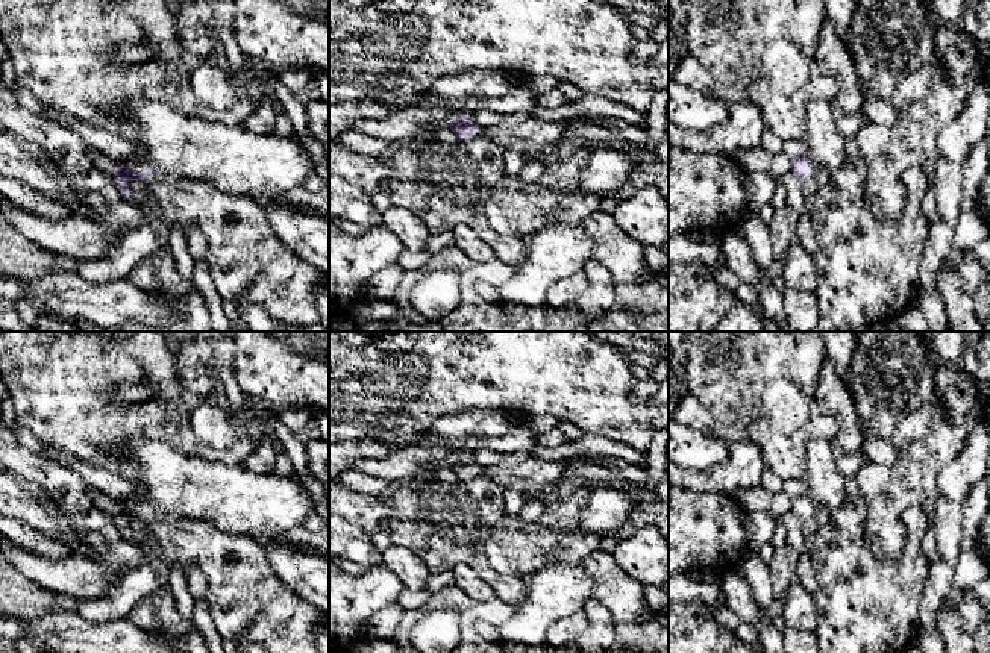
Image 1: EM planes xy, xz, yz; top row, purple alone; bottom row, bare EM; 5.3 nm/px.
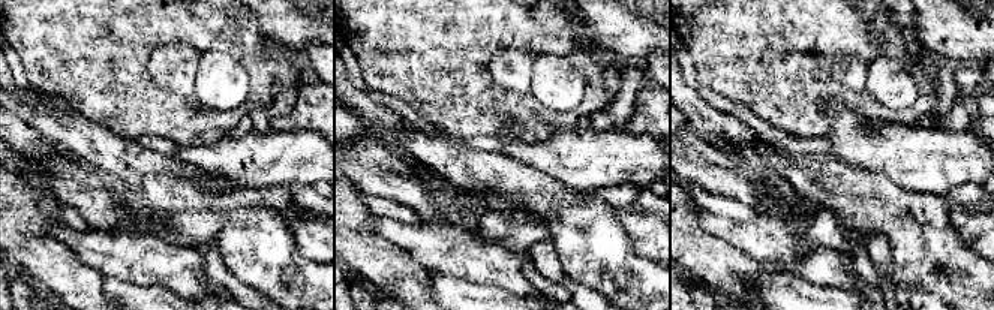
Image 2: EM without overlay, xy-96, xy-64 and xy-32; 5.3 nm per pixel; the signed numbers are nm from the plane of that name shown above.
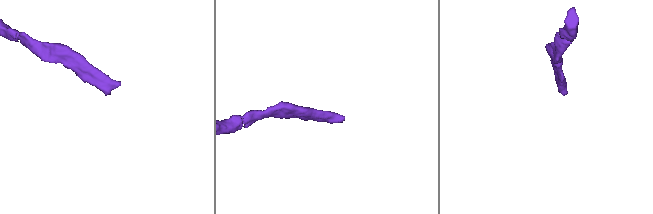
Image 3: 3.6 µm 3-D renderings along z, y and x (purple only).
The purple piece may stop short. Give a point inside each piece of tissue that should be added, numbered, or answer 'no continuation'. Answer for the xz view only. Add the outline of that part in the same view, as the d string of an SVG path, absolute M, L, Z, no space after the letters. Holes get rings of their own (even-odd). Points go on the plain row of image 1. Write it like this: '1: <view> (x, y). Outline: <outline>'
1: xz (532, 476). Outline: M529 458L518 464L478 465L476 476L488 477L505 489L518 489L534 495L550 491L561 482L562 464Z

